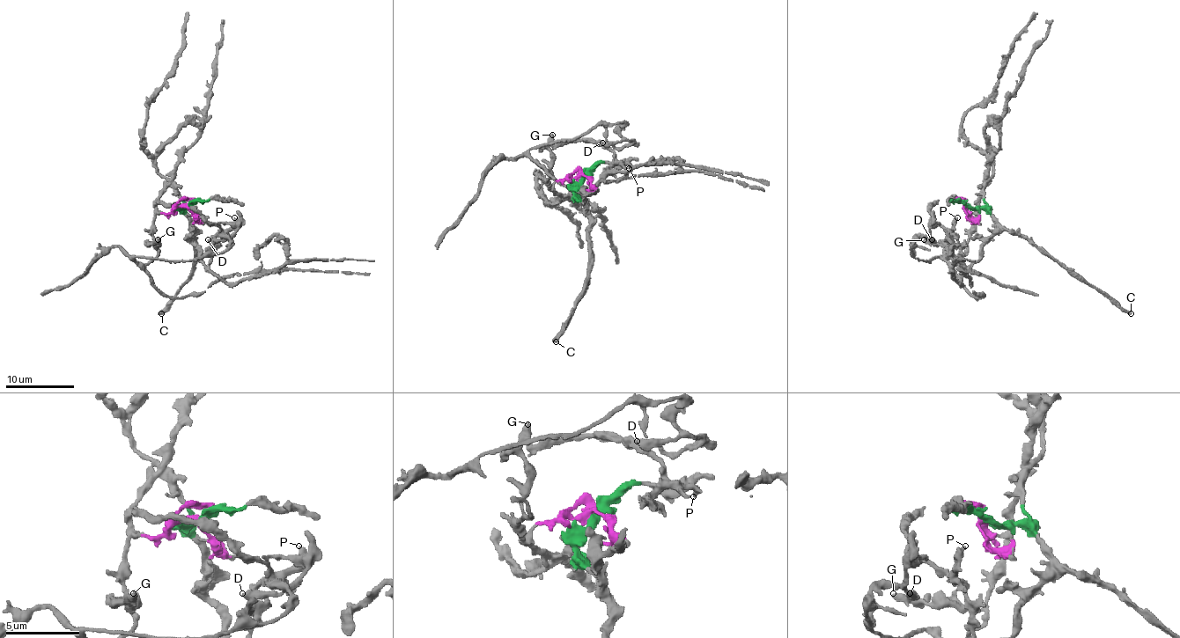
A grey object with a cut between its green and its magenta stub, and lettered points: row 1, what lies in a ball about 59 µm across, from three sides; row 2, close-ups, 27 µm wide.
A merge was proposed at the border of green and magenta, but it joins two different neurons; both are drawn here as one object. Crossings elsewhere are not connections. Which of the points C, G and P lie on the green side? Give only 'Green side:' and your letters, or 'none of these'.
Green side: C, P

